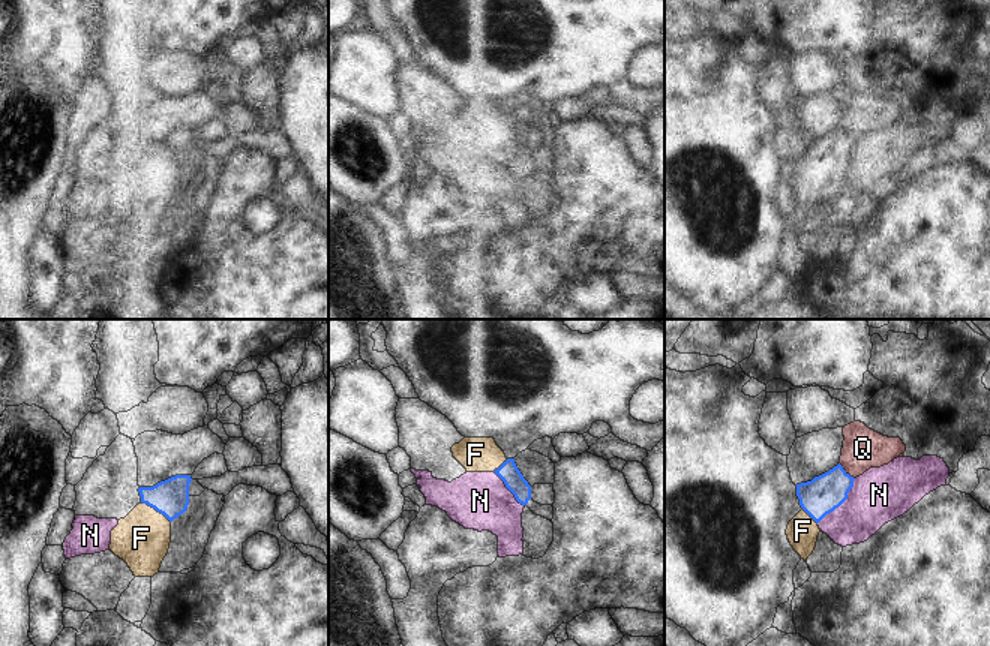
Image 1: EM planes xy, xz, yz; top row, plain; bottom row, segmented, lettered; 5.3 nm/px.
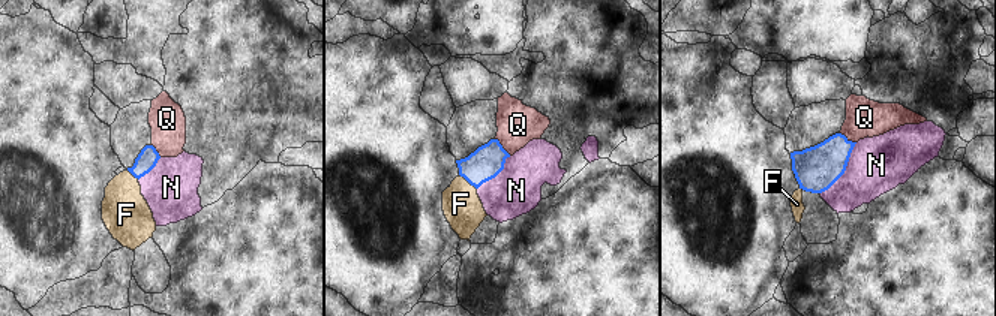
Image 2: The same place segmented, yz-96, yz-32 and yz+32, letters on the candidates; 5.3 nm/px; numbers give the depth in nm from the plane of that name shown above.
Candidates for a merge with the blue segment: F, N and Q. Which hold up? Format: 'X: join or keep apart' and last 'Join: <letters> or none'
F: join
N: keep apart
Q: keep apart
Join: F

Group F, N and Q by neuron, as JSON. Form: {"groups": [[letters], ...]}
{"groups": [["F"], ["N"], ["Q"]]}

